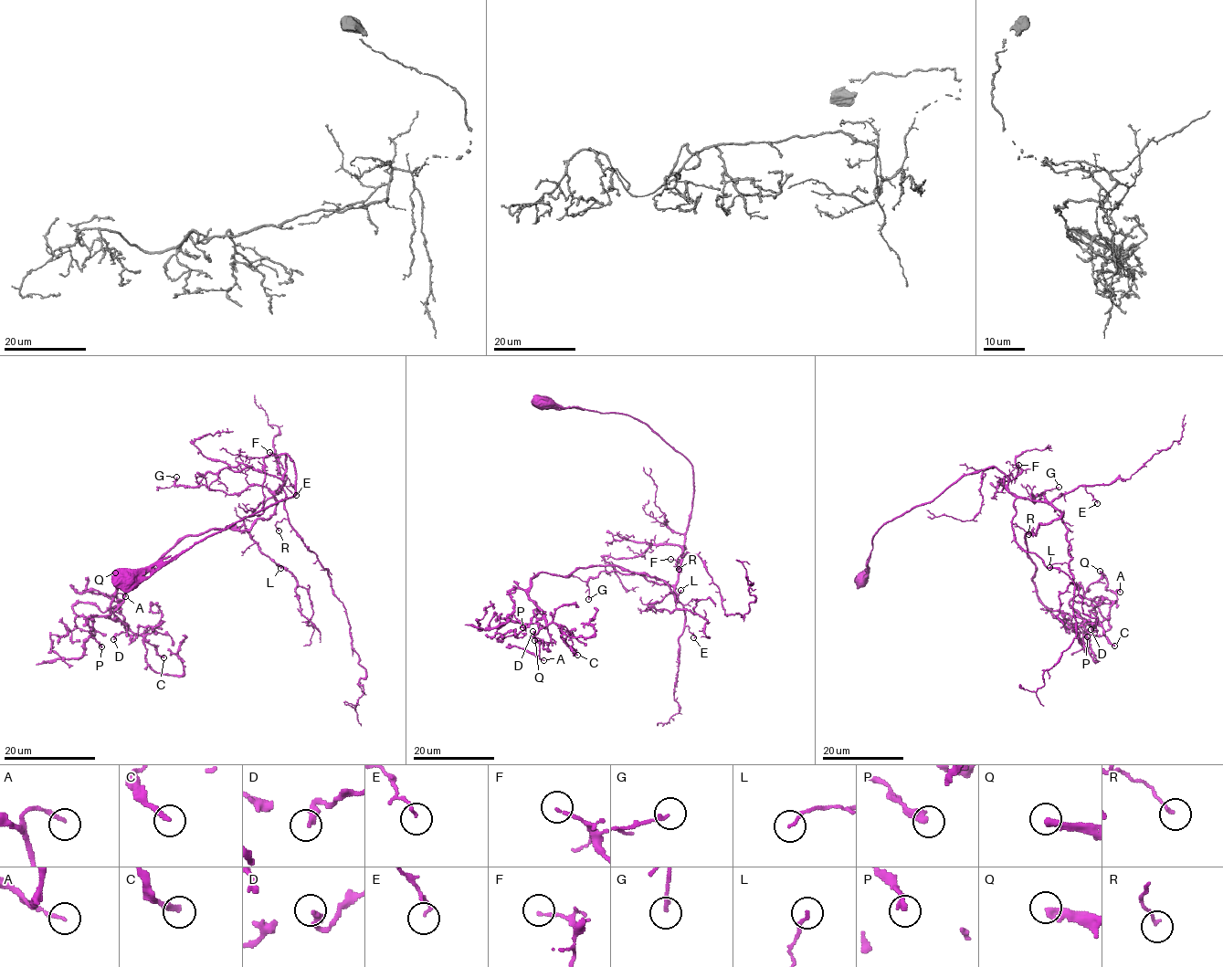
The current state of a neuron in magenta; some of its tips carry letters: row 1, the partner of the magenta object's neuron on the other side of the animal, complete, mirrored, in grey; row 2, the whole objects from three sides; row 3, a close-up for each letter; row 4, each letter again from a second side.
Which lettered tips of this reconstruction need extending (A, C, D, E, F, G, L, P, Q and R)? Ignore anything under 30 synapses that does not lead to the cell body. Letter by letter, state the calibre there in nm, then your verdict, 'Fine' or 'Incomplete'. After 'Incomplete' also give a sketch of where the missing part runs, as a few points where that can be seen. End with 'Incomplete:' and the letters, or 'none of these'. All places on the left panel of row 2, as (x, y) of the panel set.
A: Thickness 150 nm. Fine
C: Thickness 240 nm. Fine
D: Thickness 300 nm. Fine
E: Thickness 110 nm. Fine
F: Thickness 130 nm. Fine
G: Thickness 130 nm. Fine
L: Thickness 150 nm. Fine
P: Thickness 280 nm. Fine
Q: Thickness 320 nm. Fine
R: Thickness 120 nm. Fine
Incomplete: none of these

